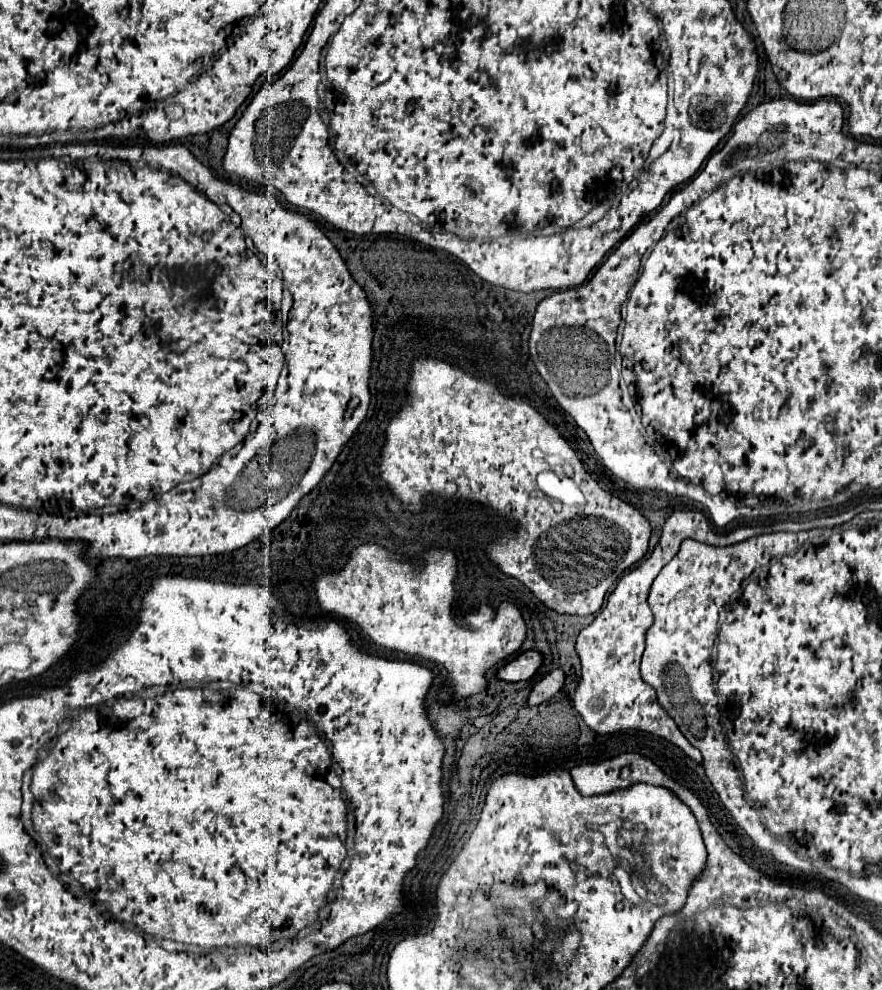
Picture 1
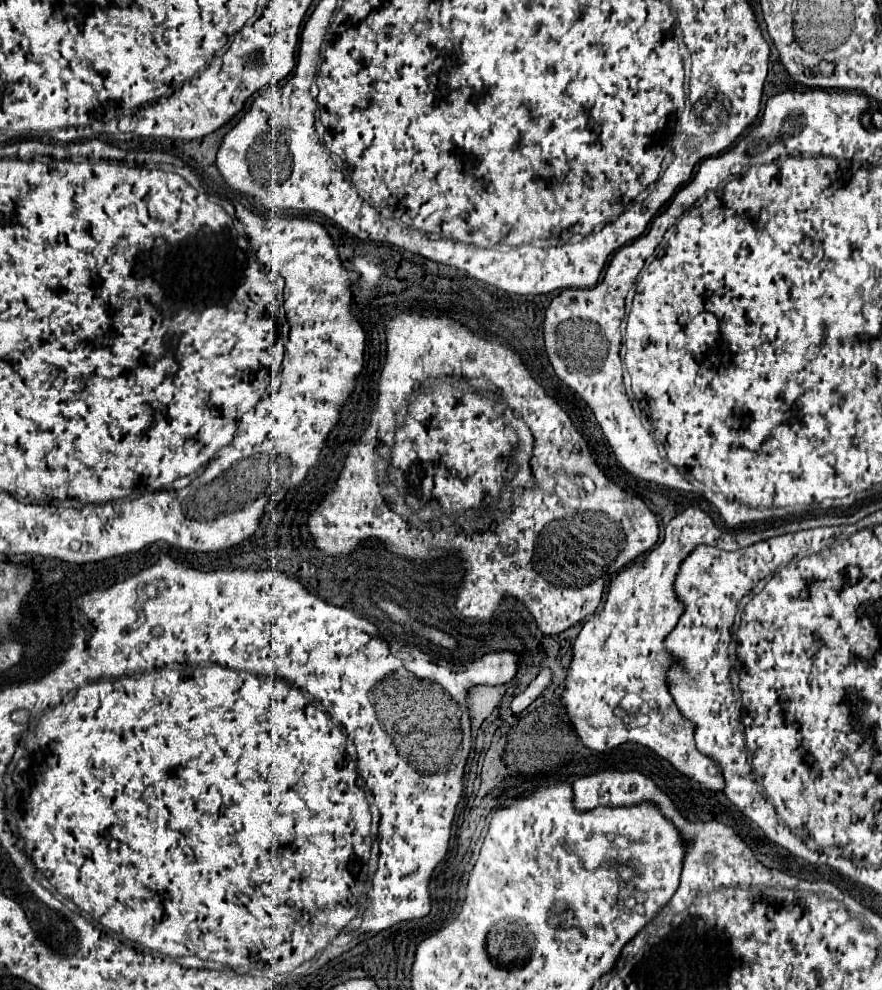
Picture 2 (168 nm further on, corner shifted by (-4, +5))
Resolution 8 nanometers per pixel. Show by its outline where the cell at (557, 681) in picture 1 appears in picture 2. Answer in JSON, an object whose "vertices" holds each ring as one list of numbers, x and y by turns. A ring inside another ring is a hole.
{"vertices":[[542,669,538,675,536,675,536,679,520,693,520,695,516,695,514,699,512,699,512,705,510,705,510,709,514,711,514,713,520,713,520,711,524,711,546,687,548,687,548,683,550,683,550,677,552,677,552,673,550,673,550,669]]}

